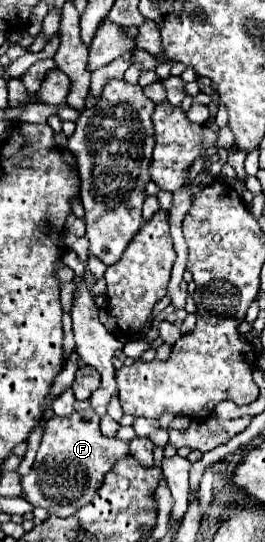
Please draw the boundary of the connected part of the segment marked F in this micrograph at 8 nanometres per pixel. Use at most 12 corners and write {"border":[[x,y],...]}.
{"border":[[93,409],[47,421],[21,497],[73,515],[129,443]]}

